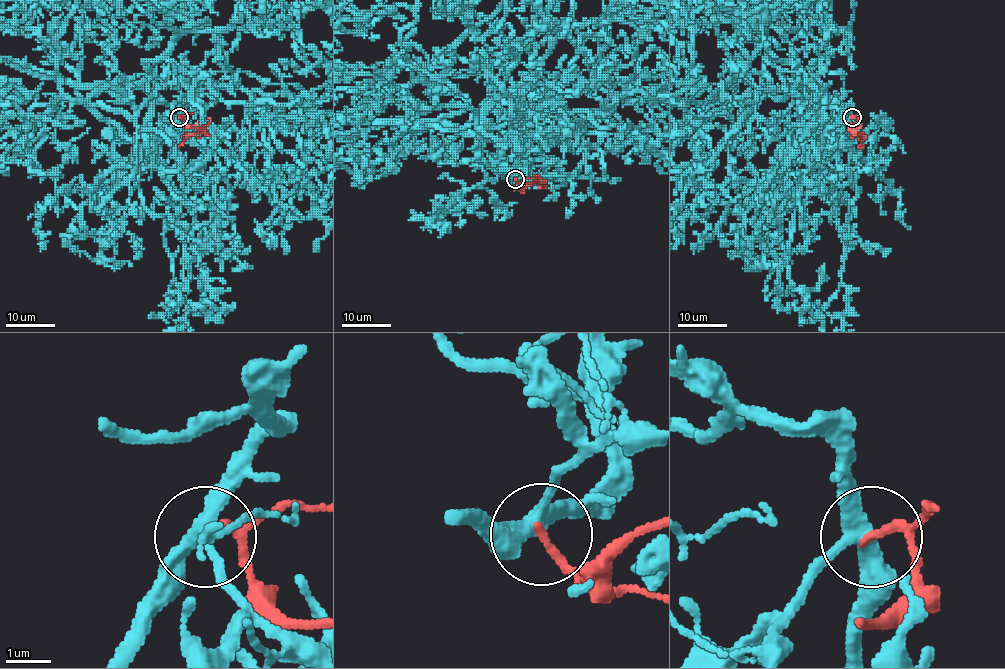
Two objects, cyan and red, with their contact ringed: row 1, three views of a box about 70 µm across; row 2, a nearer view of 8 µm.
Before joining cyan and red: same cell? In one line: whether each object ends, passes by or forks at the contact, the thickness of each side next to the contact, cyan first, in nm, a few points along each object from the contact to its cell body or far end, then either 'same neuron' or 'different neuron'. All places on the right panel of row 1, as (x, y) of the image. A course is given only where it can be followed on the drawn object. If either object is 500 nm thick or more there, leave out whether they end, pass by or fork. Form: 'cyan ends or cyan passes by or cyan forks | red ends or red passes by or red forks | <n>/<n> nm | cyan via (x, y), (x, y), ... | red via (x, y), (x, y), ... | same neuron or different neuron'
cyan forks | red ends | 320/200 nm | cyan via (852, 117), (796, 84), (775, 45), (768, 53), (774, 10) | red via (852, 117), (856, 119), (850, 126), (860, 137), (859, 147) | different neuron

